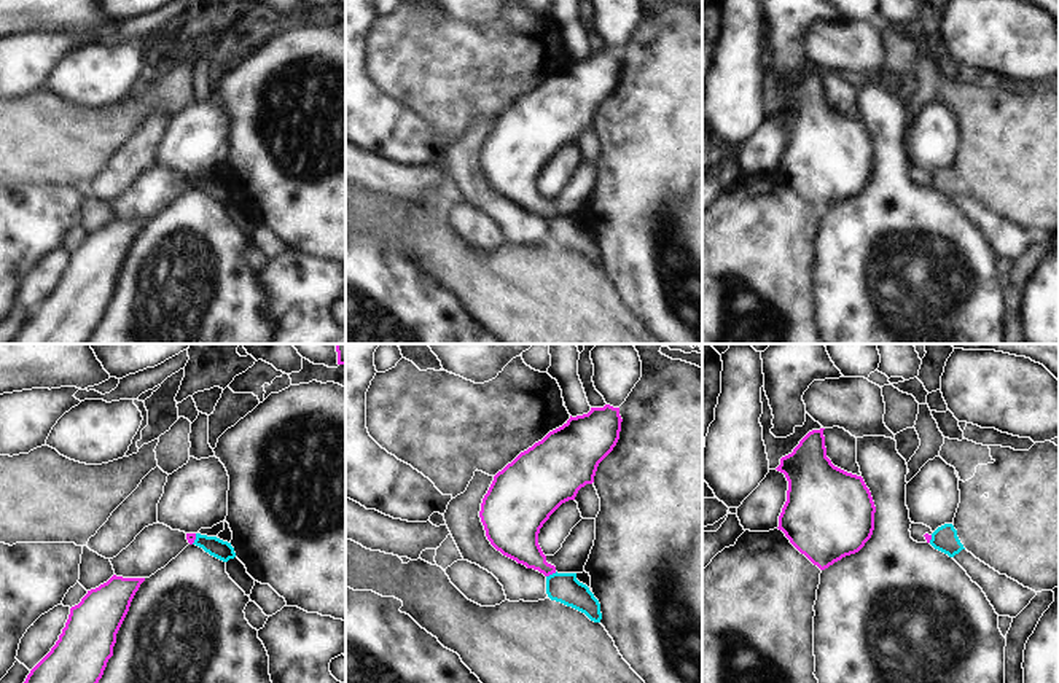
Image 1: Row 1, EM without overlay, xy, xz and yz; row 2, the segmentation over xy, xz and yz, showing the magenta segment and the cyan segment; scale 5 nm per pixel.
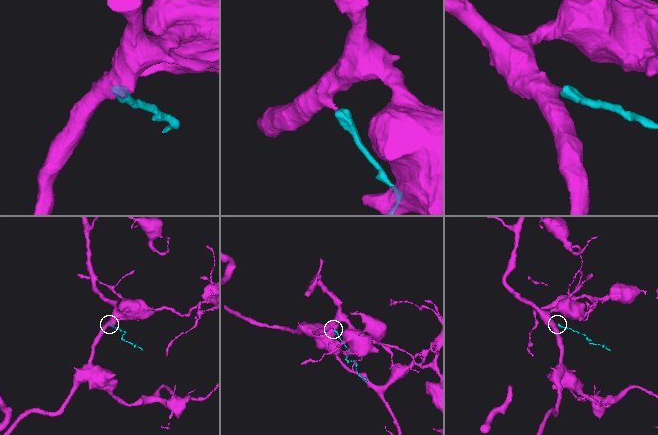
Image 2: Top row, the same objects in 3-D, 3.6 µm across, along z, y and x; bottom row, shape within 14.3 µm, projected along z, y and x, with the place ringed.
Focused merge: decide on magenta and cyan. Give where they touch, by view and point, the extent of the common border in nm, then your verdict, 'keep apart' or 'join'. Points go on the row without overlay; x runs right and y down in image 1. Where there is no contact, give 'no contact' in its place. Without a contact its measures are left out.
contact xz (551, 217); length 60 nm; keep apart

